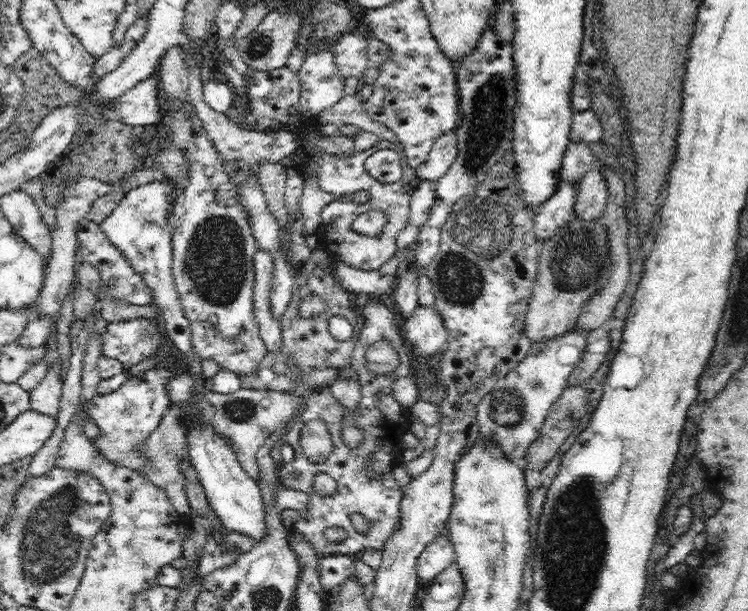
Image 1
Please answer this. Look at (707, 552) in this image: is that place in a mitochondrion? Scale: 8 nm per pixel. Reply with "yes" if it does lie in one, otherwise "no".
no

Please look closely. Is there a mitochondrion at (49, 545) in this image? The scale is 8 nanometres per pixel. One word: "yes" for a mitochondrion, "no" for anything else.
yes

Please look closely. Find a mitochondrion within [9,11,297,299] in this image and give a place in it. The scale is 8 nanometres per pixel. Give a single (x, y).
(258, 45)

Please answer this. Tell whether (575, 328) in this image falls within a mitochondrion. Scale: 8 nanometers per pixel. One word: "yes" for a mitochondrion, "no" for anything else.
no

